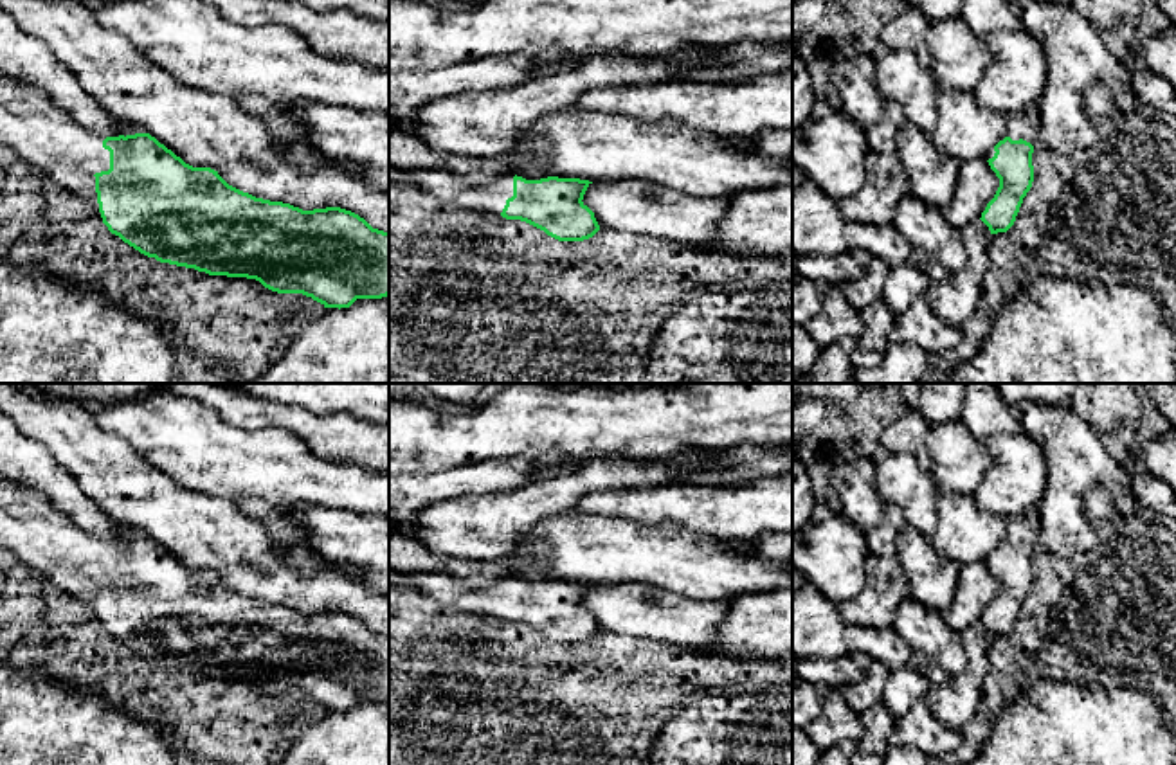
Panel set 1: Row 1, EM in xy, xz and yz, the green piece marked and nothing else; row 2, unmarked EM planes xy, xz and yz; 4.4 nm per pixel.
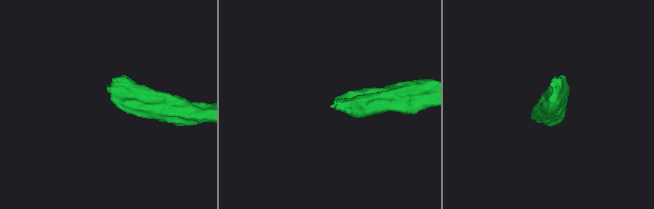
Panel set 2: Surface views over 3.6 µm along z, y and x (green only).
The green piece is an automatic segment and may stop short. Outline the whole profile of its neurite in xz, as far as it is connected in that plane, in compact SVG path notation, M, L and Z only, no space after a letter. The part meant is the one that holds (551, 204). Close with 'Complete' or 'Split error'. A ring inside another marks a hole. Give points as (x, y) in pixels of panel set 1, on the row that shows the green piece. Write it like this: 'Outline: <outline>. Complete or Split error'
Outline: M432 169L407 173L421 191L443 202L526 221L558 241L583 241L600 230L594 212L582 202L589 180L526 180L508 173L488 182Z. Split error

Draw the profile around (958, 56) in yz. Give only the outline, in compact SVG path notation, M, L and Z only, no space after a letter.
M960 16L931 23L927 50L929 68L940 90L974 90L991 63L985 38L969 29Z

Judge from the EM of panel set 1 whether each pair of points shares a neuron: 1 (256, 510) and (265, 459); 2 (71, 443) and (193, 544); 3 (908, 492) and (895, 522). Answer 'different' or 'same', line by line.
1: different
2: same
3: different

